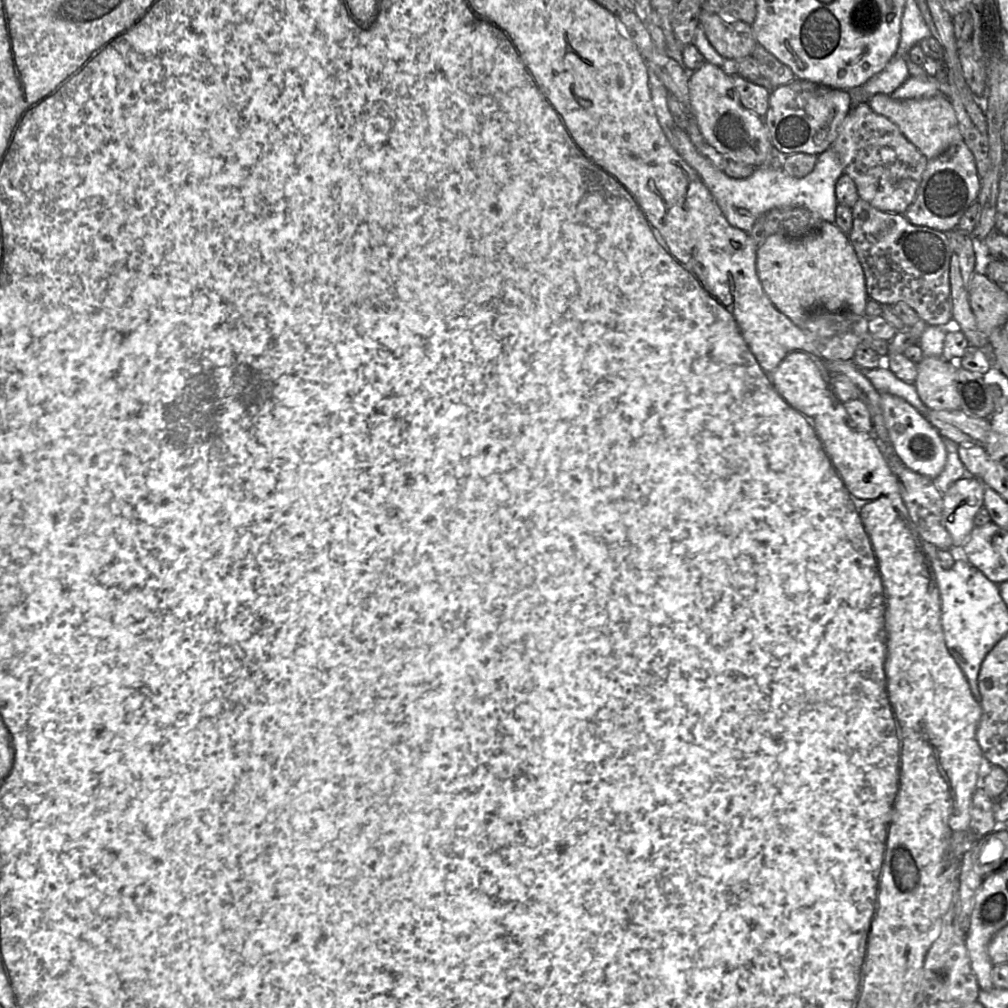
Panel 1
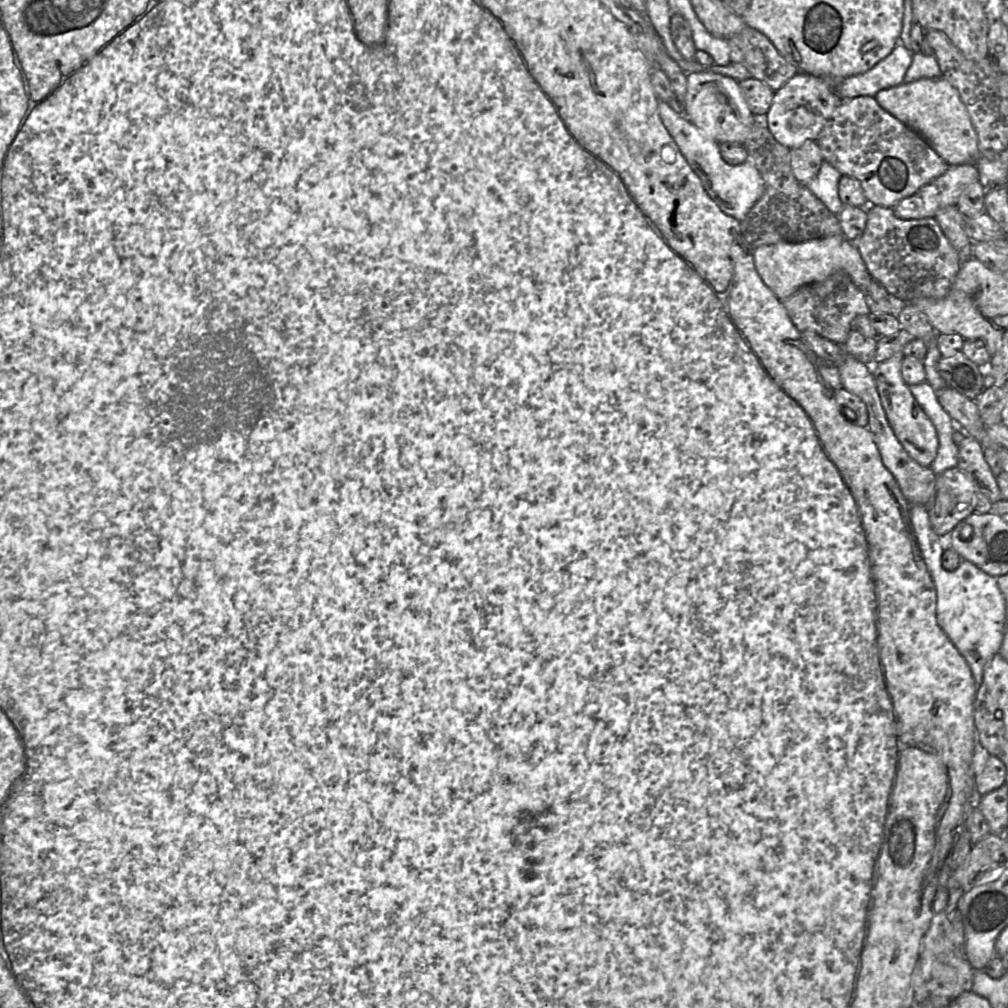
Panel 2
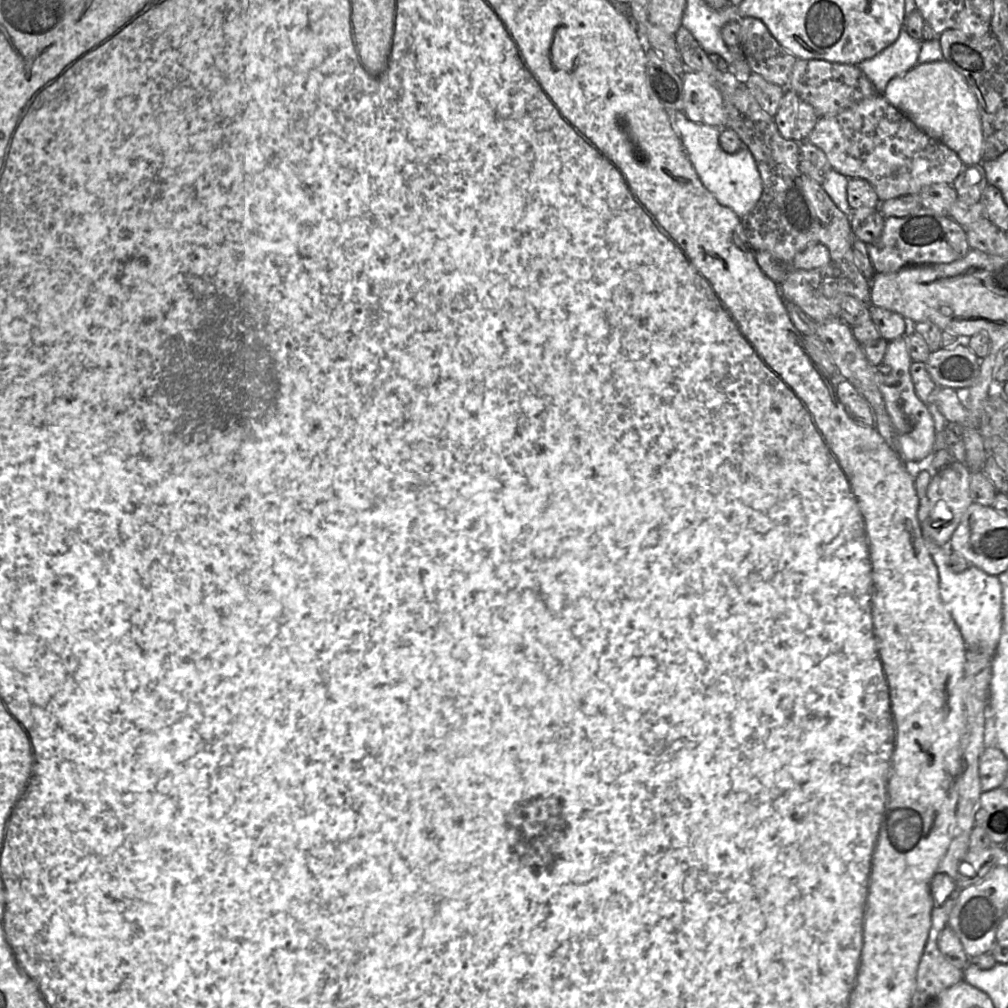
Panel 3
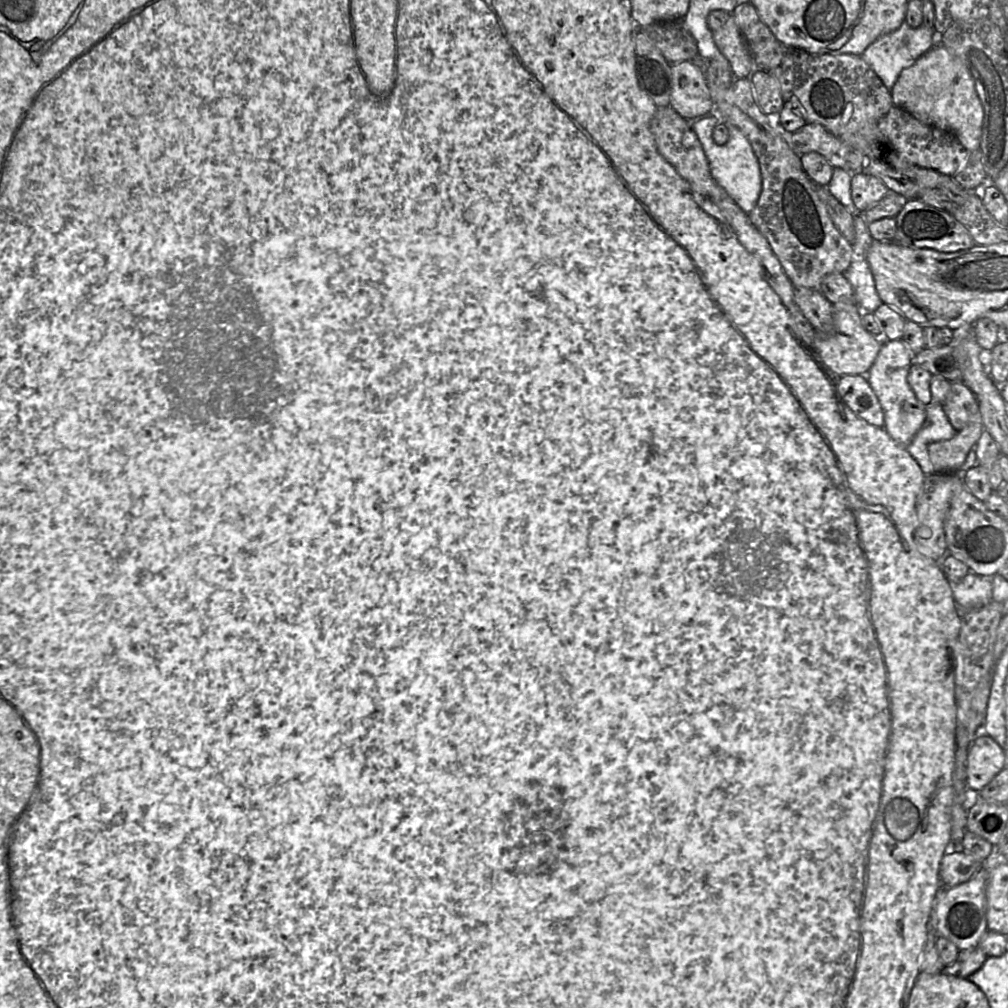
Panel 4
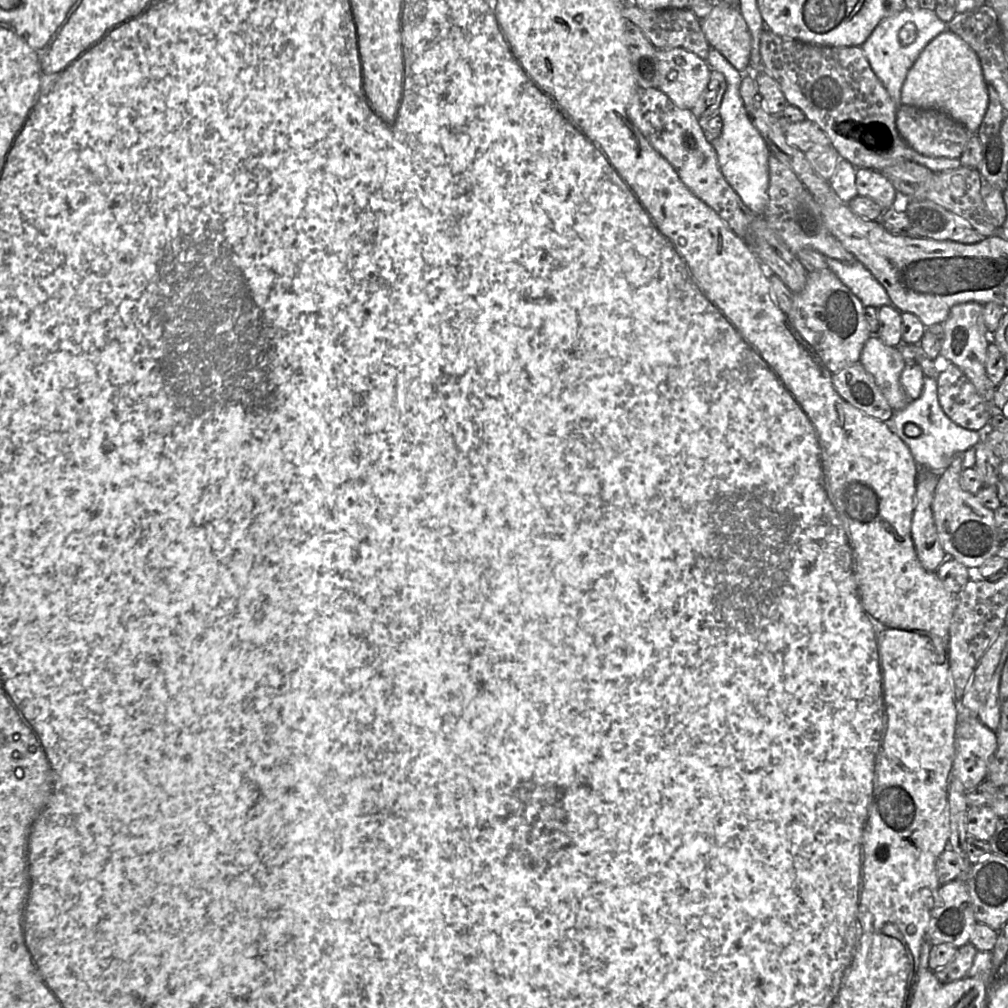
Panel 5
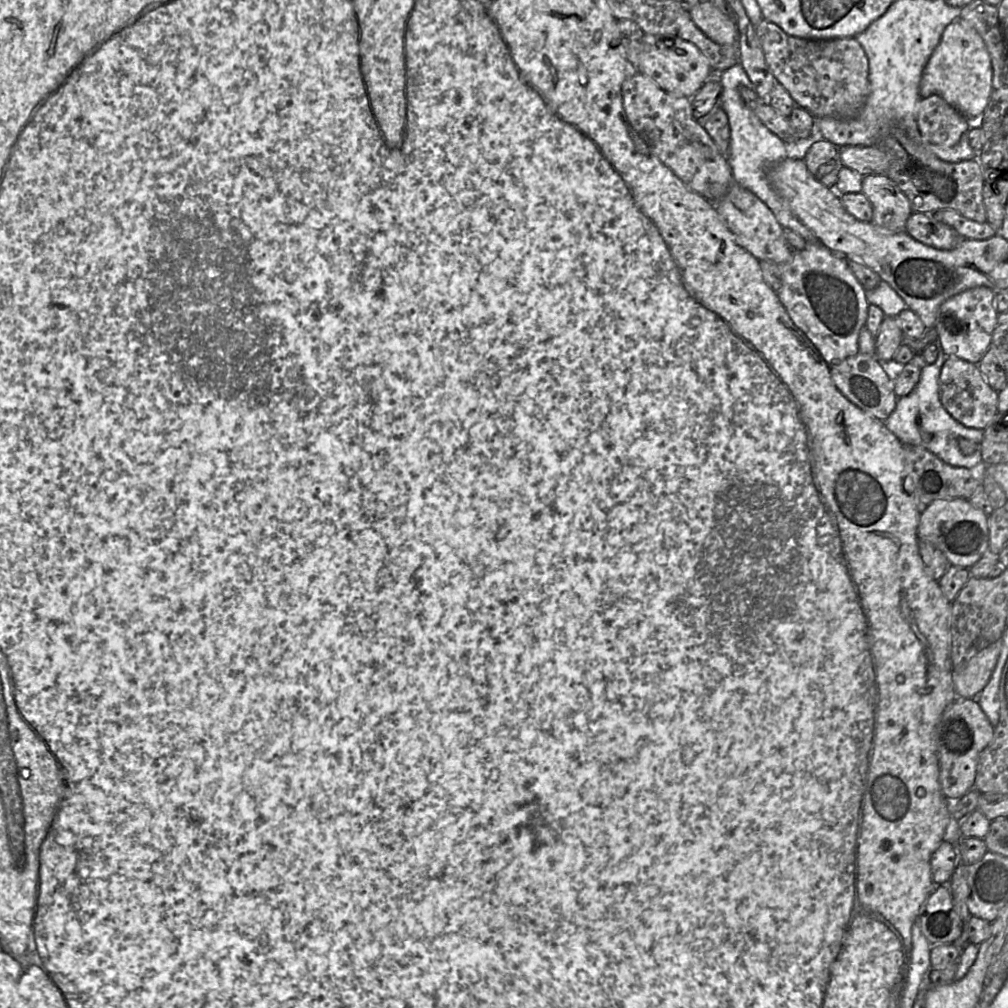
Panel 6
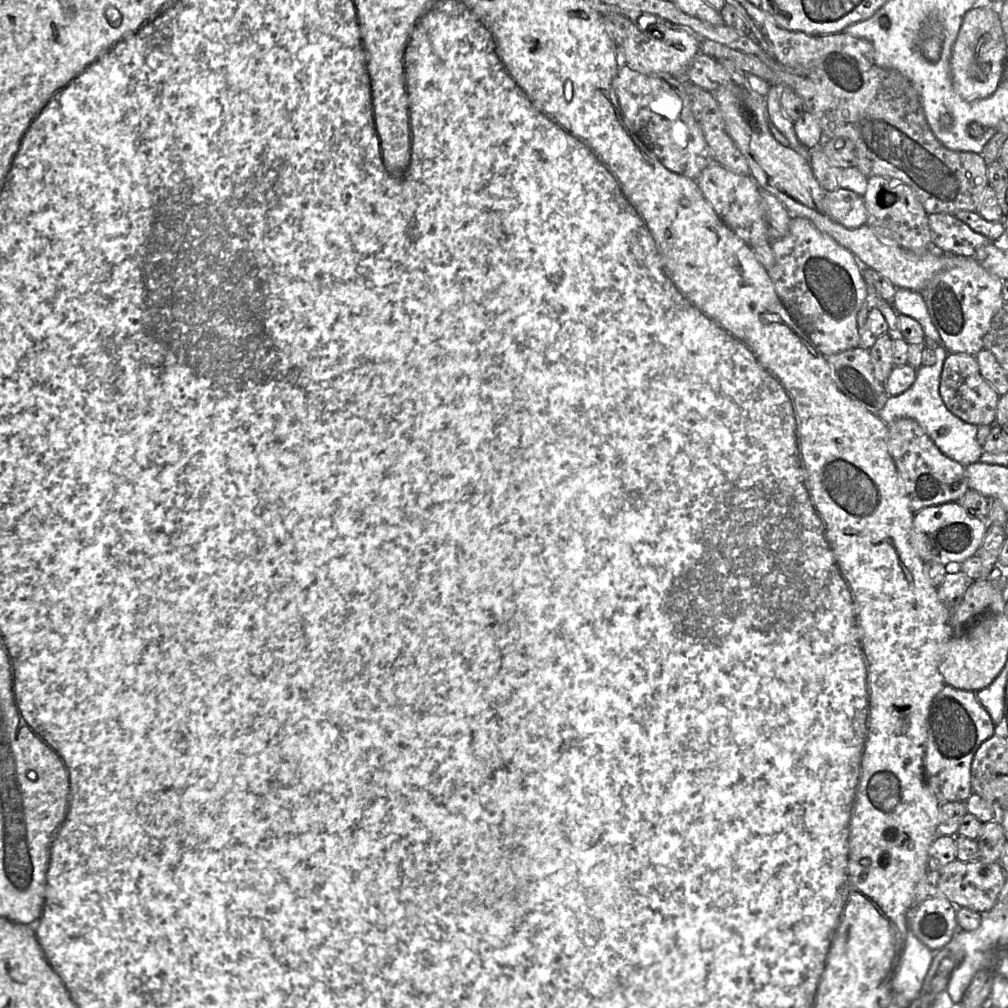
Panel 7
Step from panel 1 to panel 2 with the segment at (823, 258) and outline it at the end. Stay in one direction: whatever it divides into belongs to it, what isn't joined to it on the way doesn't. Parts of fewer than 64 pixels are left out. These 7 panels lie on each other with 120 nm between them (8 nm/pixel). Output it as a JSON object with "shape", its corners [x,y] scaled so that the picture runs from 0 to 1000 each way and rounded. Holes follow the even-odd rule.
{"shape":[[[836,233],[807,237],[796,241],[772,240],[747,248],[749,266],[758,282],[777,299],[794,285],[813,280],[829,270],[839,271],[847,282],[859,290],[864,274],[848,244]]]}

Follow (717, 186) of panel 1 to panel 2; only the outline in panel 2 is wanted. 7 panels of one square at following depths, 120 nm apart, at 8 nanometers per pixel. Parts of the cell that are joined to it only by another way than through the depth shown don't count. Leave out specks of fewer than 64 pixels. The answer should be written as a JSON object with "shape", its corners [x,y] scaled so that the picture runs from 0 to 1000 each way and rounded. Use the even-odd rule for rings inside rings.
{"shape":[[[661,101],[653,102],[655,117],[662,127],[665,134],[673,144],[676,152],[682,161],[693,176],[697,187],[702,194],[712,203],[719,212],[729,216],[732,219],[738,217],[744,207],[756,195],[758,191],[758,179],[749,164],[741,159],[733,164],[724,164],[718,160],[714,153],[713,142],[701,136],[696,132],[680,114],[671,112]],[[817,159],[812,173],[798,183],[825,211],[831,213],[837,202],[832,196],[832,179],[835,173]]]}

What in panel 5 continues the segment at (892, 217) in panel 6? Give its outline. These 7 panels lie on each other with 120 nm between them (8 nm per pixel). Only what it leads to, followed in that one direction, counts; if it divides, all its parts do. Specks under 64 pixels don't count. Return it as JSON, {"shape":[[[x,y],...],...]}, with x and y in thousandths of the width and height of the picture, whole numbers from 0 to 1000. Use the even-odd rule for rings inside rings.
{"shape":[[[849,168],[850,193],[862,195],[877,209],[885,206],[890,189],[874,172],[864,168]]]}

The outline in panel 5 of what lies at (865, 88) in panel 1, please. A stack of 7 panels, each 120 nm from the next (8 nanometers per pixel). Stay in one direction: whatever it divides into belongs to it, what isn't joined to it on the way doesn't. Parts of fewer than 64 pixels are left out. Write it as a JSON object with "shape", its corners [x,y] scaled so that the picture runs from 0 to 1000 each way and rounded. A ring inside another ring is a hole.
{"shape":[[[897,8],[892,13],[876,19],[853,46],[865,69],[881,90],[889,106],[894,102],[894,87],[915,50],[919,45],[939,29],[928,10]]]}

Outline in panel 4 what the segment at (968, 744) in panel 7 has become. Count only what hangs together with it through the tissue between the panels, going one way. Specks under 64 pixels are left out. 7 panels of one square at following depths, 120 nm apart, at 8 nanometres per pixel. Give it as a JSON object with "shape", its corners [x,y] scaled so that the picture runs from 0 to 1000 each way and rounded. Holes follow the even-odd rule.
{"shape":[[[979,728],[969,730],[959,751],[959,779],[962,786],[970,788],[996,761],[996,742]]]}

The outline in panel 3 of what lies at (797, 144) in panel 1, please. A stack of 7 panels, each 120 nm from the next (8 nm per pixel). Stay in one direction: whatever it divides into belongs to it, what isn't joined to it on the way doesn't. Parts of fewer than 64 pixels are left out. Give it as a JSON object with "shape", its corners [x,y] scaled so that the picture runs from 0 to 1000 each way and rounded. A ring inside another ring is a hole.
{"shape":[[[780,87],[767,117],[779,138],[796,141],[801,140],[813,115],[789,90]]]}

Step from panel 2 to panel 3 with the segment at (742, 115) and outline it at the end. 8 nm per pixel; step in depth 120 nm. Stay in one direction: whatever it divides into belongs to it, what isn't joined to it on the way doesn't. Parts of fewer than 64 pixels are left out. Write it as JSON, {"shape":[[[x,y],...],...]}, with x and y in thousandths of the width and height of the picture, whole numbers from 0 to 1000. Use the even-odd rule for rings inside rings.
{"shape":[[[682,69],[678,79],[678,111],[690,122],[718,127],[720,108],[714,90],[696,73]]]}

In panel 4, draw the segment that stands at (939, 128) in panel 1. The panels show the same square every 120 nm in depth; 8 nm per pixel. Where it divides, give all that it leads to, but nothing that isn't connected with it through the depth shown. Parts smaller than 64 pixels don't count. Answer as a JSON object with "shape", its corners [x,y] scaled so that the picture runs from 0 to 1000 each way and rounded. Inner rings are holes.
{"shape":[[[935,44],[926,46],[906,64],[896,68],[883,91],[887,105],[899,109],[917,123],[945,132],[961,151],[972,147],[976,108],[968,91],[966,78],[953,60]]]}

